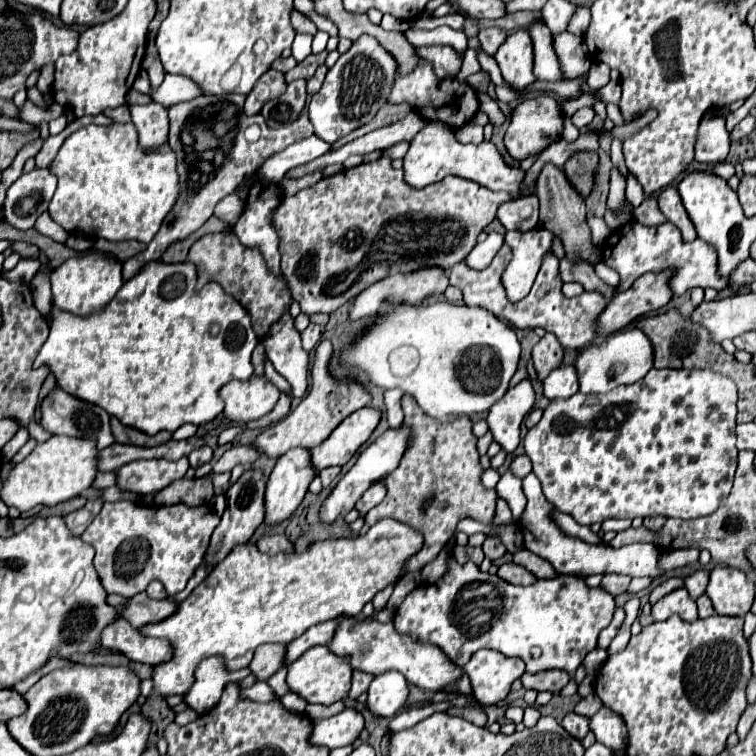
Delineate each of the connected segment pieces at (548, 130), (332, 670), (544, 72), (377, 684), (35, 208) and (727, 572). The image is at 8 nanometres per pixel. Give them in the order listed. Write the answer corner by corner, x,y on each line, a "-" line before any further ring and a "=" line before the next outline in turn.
540,95
534,99
520,101
512,111
510,127
504,137
504,143
506,143
506,149
510,151
510,155
514,159
522,161
534,153
540,153
542,149
546,149
550,145
550,139
546,139
546,135
550,135
550,139
556,139
556,141
562,135
562,111
560,111
556,99
550,95
=
316,645
314,649
308,649
306,653
302,653
302,657
298,661
292,661
288,665
286,681
290,685
290,691
304,697
308,703
330,705
334,701
348,697
352,671
354,669
350,669
350,657
334,657
334,653
330,653
328,645
=
534,19
528,25
534,43
534,75
540,81
564,81
564,71
554,49
552,31
542,19
=
398,671
376,675
368,687
368,709
382,717
398,713
408,699
408,683
=
34,167
22,173
8,189
4,211
6,221
16,229
34,227
36,219
48,211
48,203
56,191
56,181
50,167
=
714,563
714,567
710,569
706,595
712,599
718,615
744,617
754,601
754,581
748,579
740,569

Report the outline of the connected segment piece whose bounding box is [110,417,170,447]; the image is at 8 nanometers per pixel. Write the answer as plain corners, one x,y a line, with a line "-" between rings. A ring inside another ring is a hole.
110,417
110,425
112,425
112,435
118,443
130,443
130,445
142,445
142,447
154,447
154,445
160,445
164,441
170,439
170,433
168,431
162,431
162,433
156,433
156,435
148,435
148,433
142,433
134,427
126,427
122,425
116,417

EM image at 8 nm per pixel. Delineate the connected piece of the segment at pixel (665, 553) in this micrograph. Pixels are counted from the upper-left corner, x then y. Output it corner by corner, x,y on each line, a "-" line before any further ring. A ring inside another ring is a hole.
662,549
660,557
658,557
658,569
660,573
668,573
676,567
684,567
688,563
696,563
700,549

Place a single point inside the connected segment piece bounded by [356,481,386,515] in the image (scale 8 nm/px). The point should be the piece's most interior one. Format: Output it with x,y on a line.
375,494

